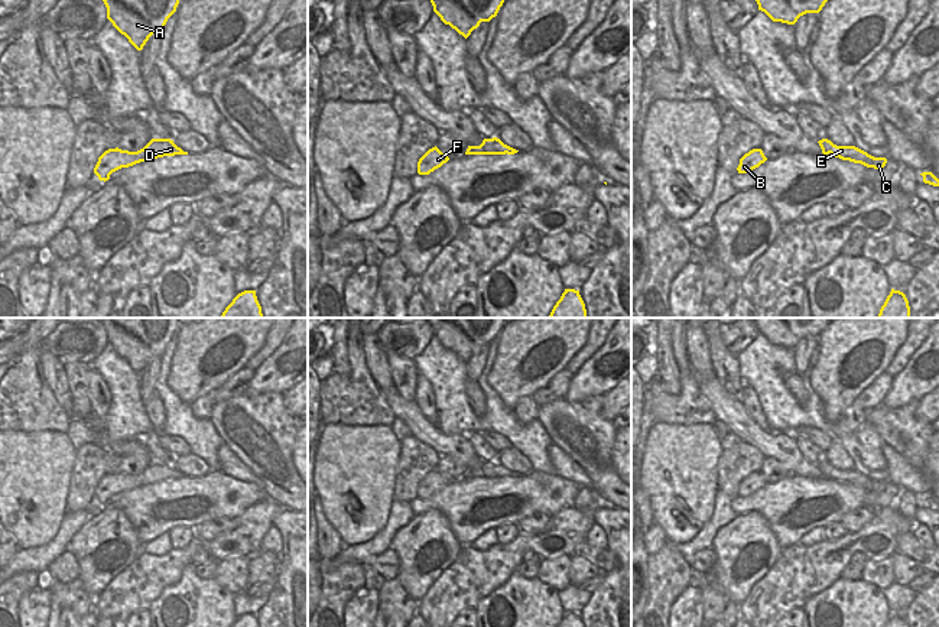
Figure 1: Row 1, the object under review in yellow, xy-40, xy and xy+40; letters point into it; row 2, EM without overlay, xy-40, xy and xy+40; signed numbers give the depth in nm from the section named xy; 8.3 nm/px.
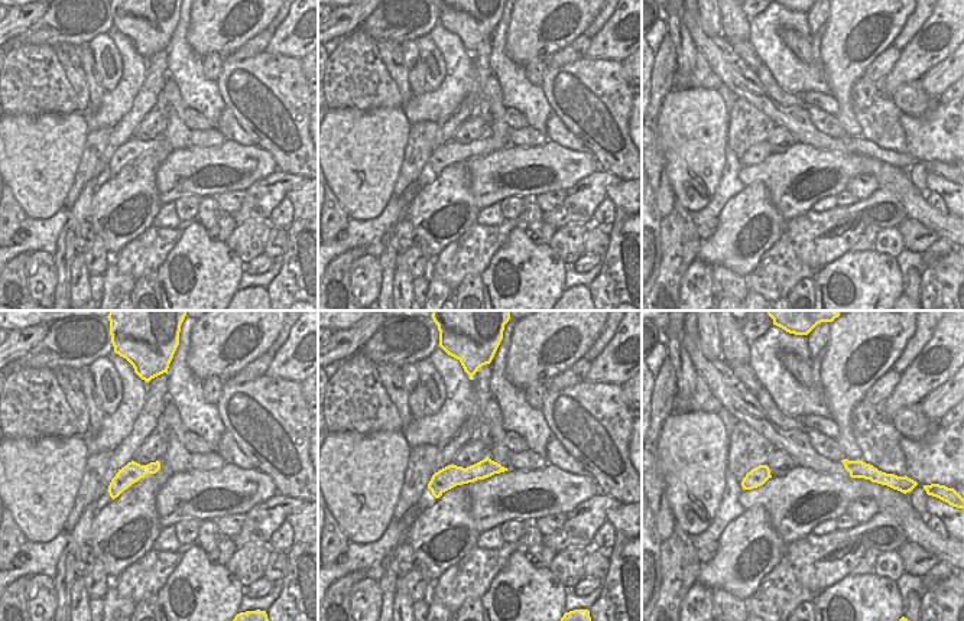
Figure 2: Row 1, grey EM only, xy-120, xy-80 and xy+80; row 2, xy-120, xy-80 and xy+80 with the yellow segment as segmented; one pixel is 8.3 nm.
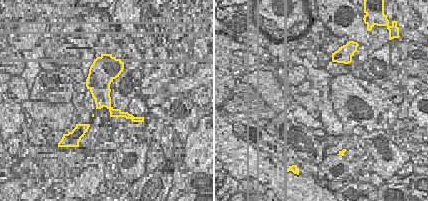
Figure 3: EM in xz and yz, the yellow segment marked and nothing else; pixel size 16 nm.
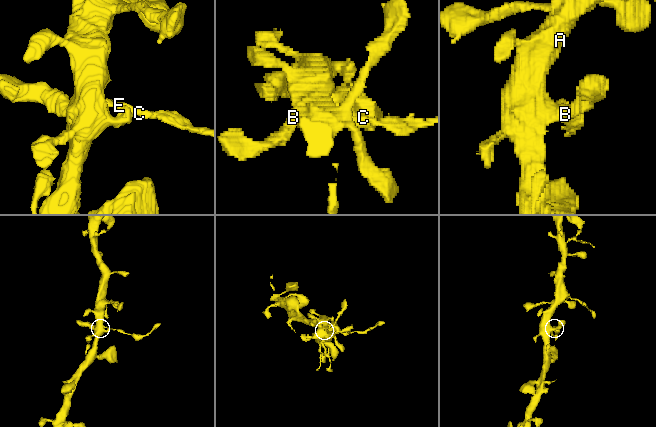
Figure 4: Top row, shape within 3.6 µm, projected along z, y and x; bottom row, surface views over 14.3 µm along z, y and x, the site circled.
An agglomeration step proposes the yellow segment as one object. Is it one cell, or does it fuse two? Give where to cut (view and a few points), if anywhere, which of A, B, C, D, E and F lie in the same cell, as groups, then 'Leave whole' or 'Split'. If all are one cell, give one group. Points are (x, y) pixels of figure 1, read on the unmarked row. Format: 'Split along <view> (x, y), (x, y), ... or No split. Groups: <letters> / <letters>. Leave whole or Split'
Split along xy+40 (834, 468), (828, 476). Groups: A B D F / C E. Split

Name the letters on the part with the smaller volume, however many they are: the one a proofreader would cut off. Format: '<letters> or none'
C, E

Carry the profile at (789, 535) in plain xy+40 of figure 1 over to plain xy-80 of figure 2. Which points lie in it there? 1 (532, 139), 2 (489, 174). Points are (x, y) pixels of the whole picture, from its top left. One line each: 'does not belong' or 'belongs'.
1: does not belong
2: belongs

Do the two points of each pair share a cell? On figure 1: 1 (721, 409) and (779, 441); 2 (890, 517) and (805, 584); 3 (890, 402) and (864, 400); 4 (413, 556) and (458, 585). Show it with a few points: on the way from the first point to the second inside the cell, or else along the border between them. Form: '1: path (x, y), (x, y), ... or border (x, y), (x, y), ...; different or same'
1: path (736, 418), (751, 434), (764, 441); same
2: path (867, 535), (829, 549), (822, 561); same
3: border (893, 376), (892, 386), (880, 403); different
4: border (462, 546), (455, 559), (419, 598); different

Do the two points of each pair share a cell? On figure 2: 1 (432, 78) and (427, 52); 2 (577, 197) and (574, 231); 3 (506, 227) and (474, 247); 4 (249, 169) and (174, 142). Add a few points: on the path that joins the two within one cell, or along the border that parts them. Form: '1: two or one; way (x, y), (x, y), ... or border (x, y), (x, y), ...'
1: one; way (434, 72), (431, 58)
2: two; border (587, 224), (564, 224), (557, 228)
3: one; way (499, 234), (482, 243)
4: two; border (188, 143), (184, 148), (175, 149), (158, 166)

